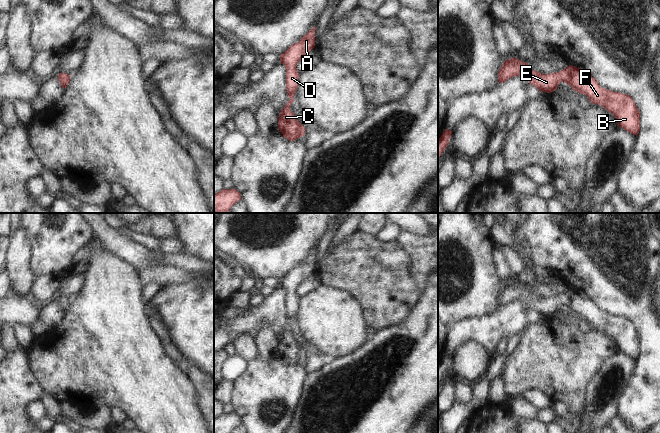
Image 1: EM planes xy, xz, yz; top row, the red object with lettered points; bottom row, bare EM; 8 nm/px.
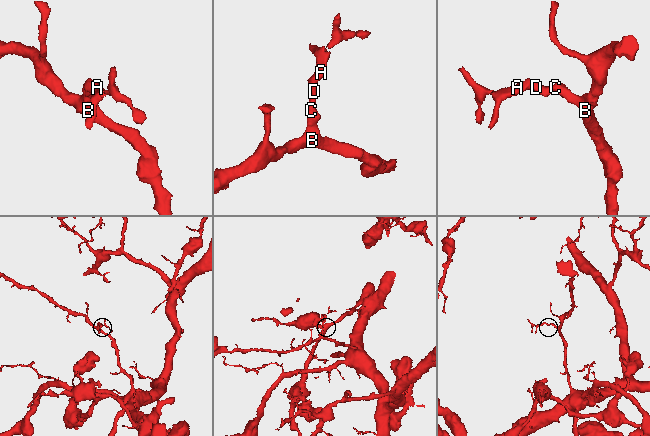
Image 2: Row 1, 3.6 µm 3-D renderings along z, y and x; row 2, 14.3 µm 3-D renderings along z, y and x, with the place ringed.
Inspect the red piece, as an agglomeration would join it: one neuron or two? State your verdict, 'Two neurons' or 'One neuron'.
One neuron.

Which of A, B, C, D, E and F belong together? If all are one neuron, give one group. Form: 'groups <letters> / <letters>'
groups A B C D E F

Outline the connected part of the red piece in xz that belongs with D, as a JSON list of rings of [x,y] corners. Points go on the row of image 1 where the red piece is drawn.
[[[313,27],[299,42],[291,45],[280,55],[280,62],[283,63],[286,68],[286,90],[290,100],[280,111],[278,129],[283,137],[289,141],[294,141],[305,135],[306,128],[297,120],[294,113],[290,110],[290,107],[294,102],[294,95],[298,88],[299,73],[296,66],[298,62],[314,48],[315,30],[316,27]]]

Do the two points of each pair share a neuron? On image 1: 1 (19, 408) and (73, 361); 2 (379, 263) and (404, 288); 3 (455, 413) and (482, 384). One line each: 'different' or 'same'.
1: different
2: same
3: same

